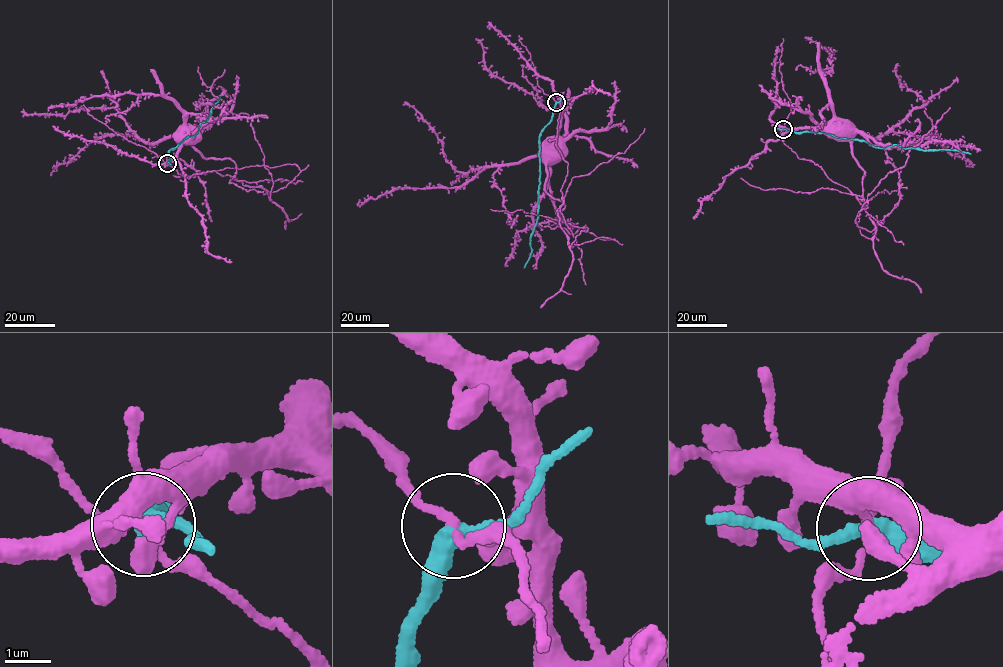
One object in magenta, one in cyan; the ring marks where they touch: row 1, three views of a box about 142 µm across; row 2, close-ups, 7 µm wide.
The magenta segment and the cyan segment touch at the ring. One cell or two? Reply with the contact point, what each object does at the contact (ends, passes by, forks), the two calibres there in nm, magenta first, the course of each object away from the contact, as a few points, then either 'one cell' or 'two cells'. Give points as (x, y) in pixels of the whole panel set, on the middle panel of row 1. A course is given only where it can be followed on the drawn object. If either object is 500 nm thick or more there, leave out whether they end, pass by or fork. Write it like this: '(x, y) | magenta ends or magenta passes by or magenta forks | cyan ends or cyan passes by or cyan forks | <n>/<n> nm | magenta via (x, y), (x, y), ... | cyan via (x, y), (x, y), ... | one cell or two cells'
(556, 102) | magenta forks | cyan passes by | 120/380 nm | magenta via (556, 102), (556, 145), (568, 165), (562, 210), (562, 201), (546, 191), (539, 150), (554, 145) | cyan via (556, 102), (552, 120), (539, 137), (538, 216), (531, 236), (531, 254), (523, 268) | two cells

